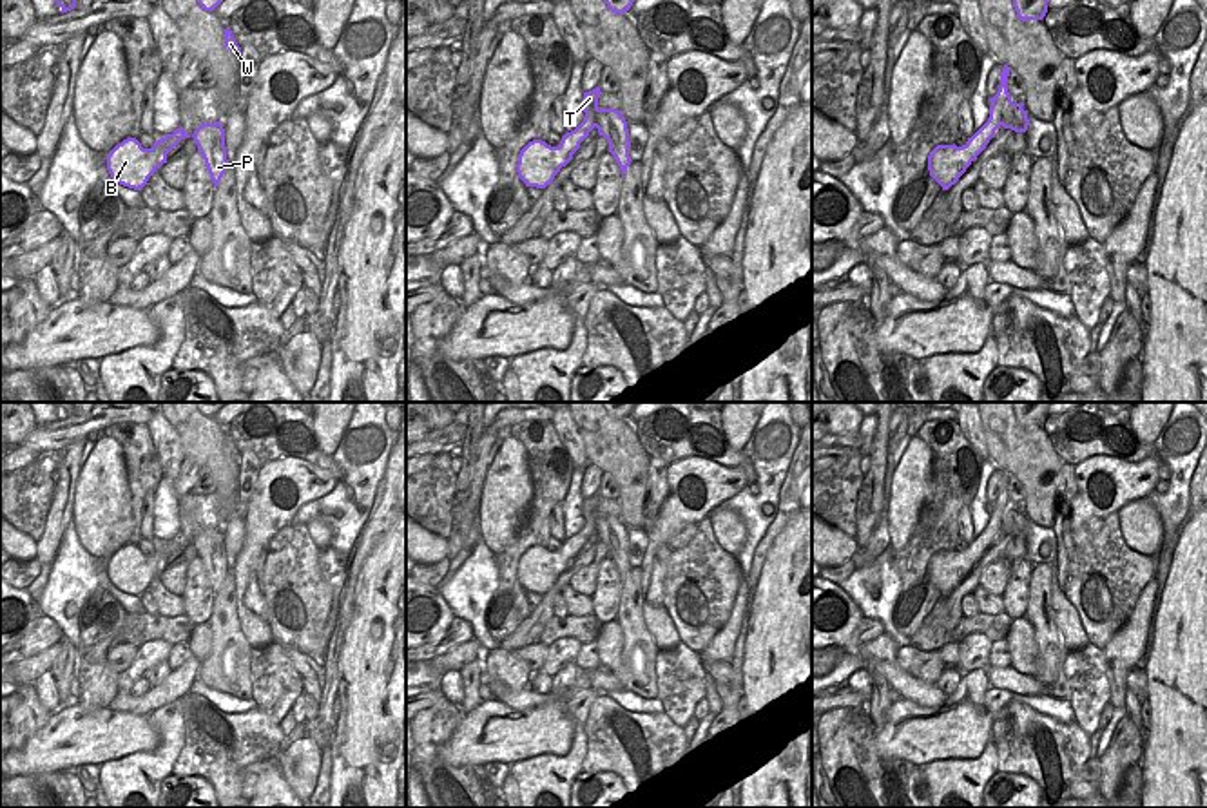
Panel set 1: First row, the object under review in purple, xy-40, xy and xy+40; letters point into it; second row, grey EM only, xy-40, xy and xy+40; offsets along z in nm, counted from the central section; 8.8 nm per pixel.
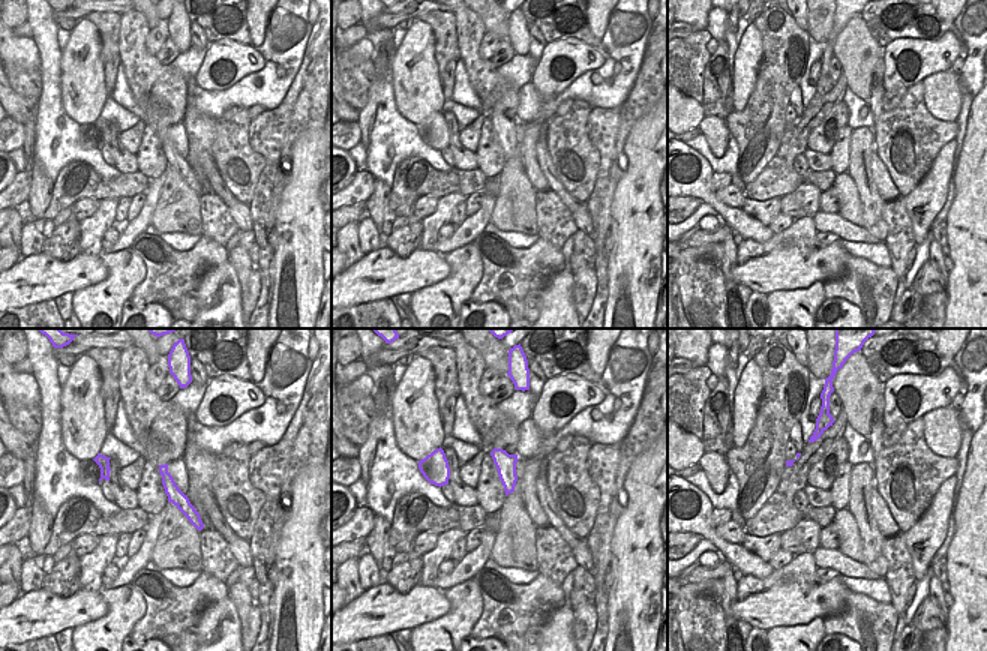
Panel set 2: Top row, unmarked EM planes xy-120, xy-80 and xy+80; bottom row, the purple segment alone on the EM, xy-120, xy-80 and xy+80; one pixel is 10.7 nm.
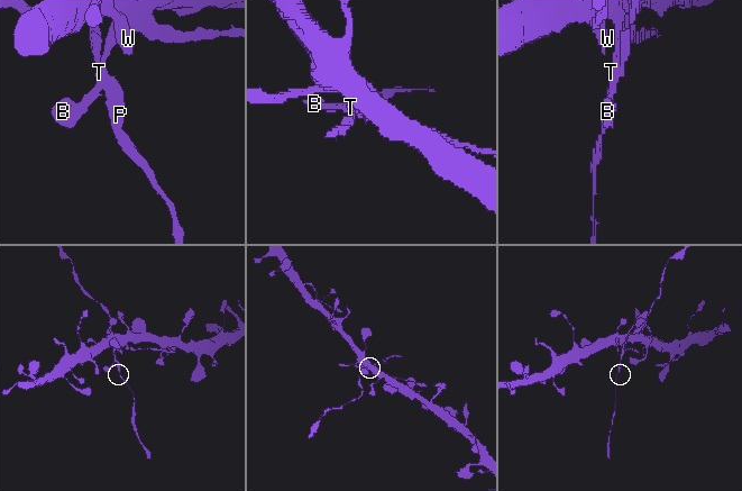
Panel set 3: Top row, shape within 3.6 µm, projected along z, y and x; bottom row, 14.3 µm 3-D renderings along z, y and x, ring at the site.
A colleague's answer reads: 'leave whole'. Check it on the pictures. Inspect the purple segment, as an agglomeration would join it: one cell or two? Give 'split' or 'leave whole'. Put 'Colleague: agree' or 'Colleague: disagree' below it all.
split
Colleague: disagree

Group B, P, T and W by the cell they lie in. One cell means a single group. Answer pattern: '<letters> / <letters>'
B T W / P

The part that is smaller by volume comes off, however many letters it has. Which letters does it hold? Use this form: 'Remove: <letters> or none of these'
Remove: P

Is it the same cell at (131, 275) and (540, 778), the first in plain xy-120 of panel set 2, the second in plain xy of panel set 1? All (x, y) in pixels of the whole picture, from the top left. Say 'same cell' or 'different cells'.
same cell

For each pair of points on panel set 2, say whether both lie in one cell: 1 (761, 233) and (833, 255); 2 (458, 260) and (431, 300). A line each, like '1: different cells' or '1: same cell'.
1: different cells
2: same cell

